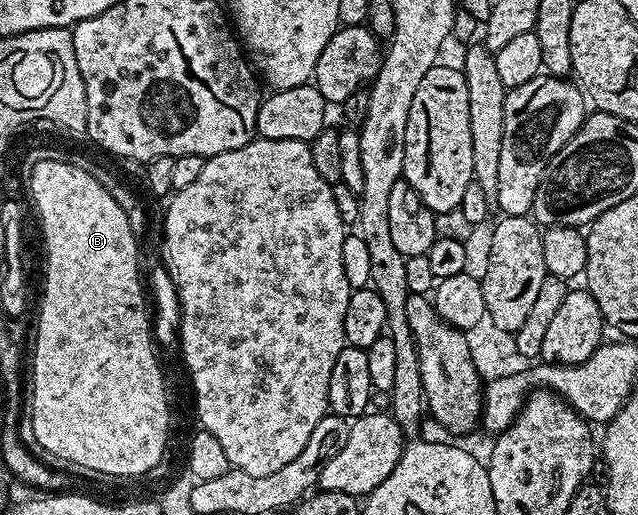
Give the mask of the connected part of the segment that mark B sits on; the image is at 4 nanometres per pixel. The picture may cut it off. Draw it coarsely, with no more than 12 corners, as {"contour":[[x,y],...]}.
{"contour":[[41,161],[29,419],[51,455],[143,475],[167,387],[139,243]]}

